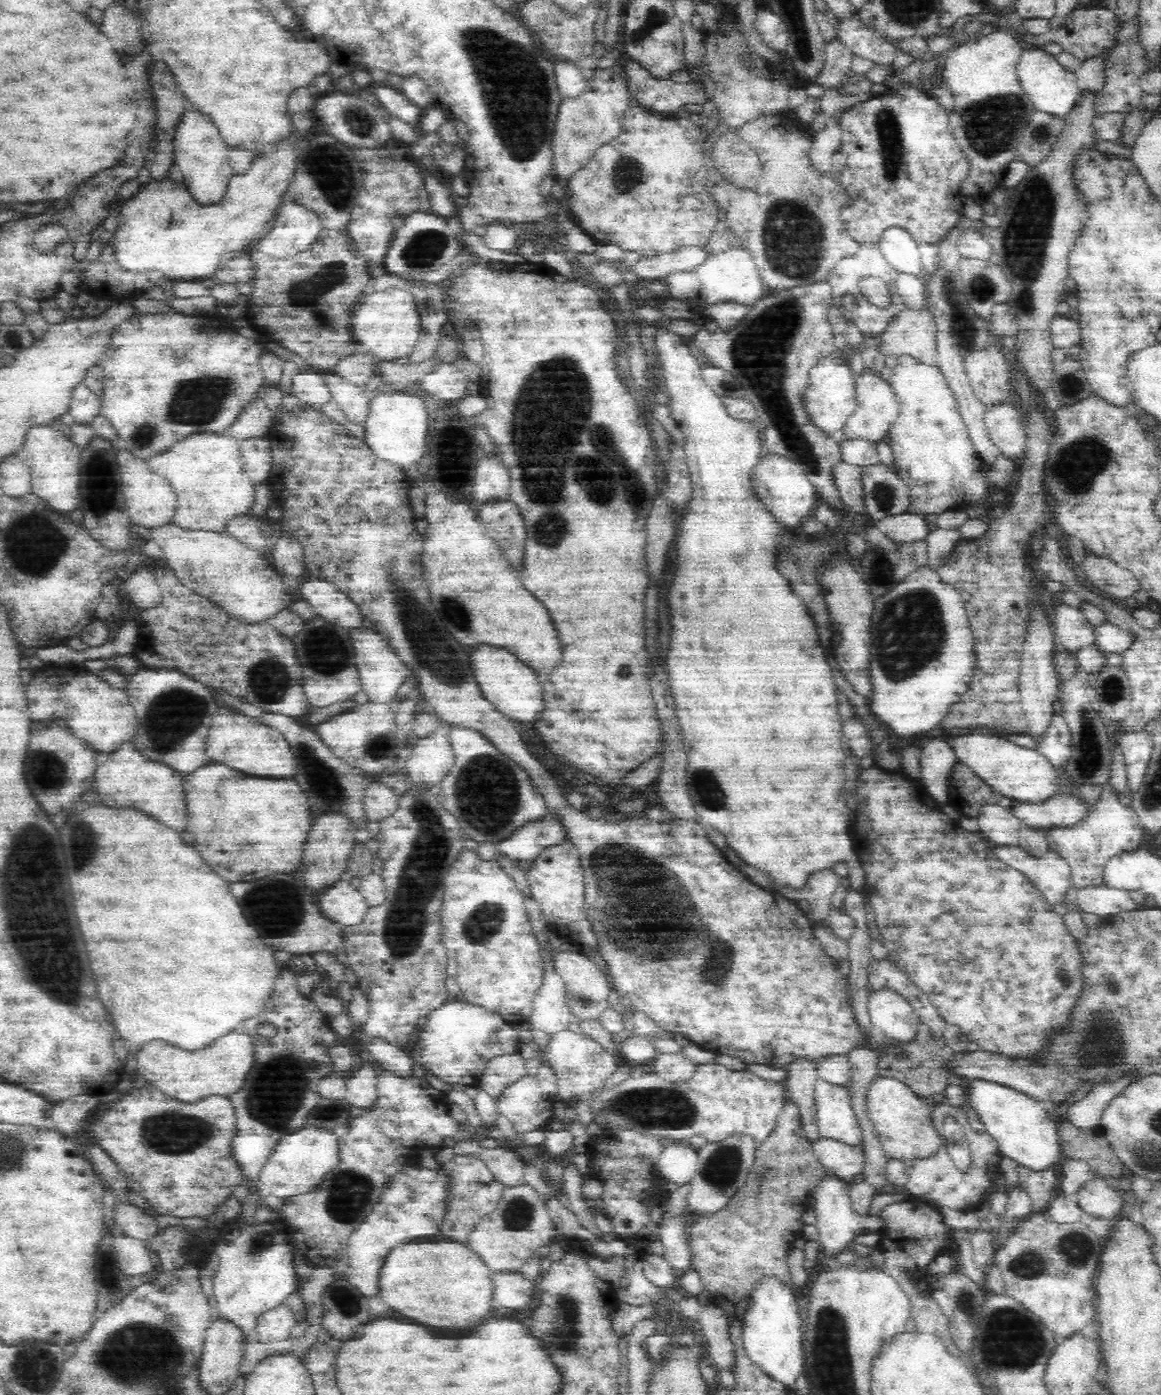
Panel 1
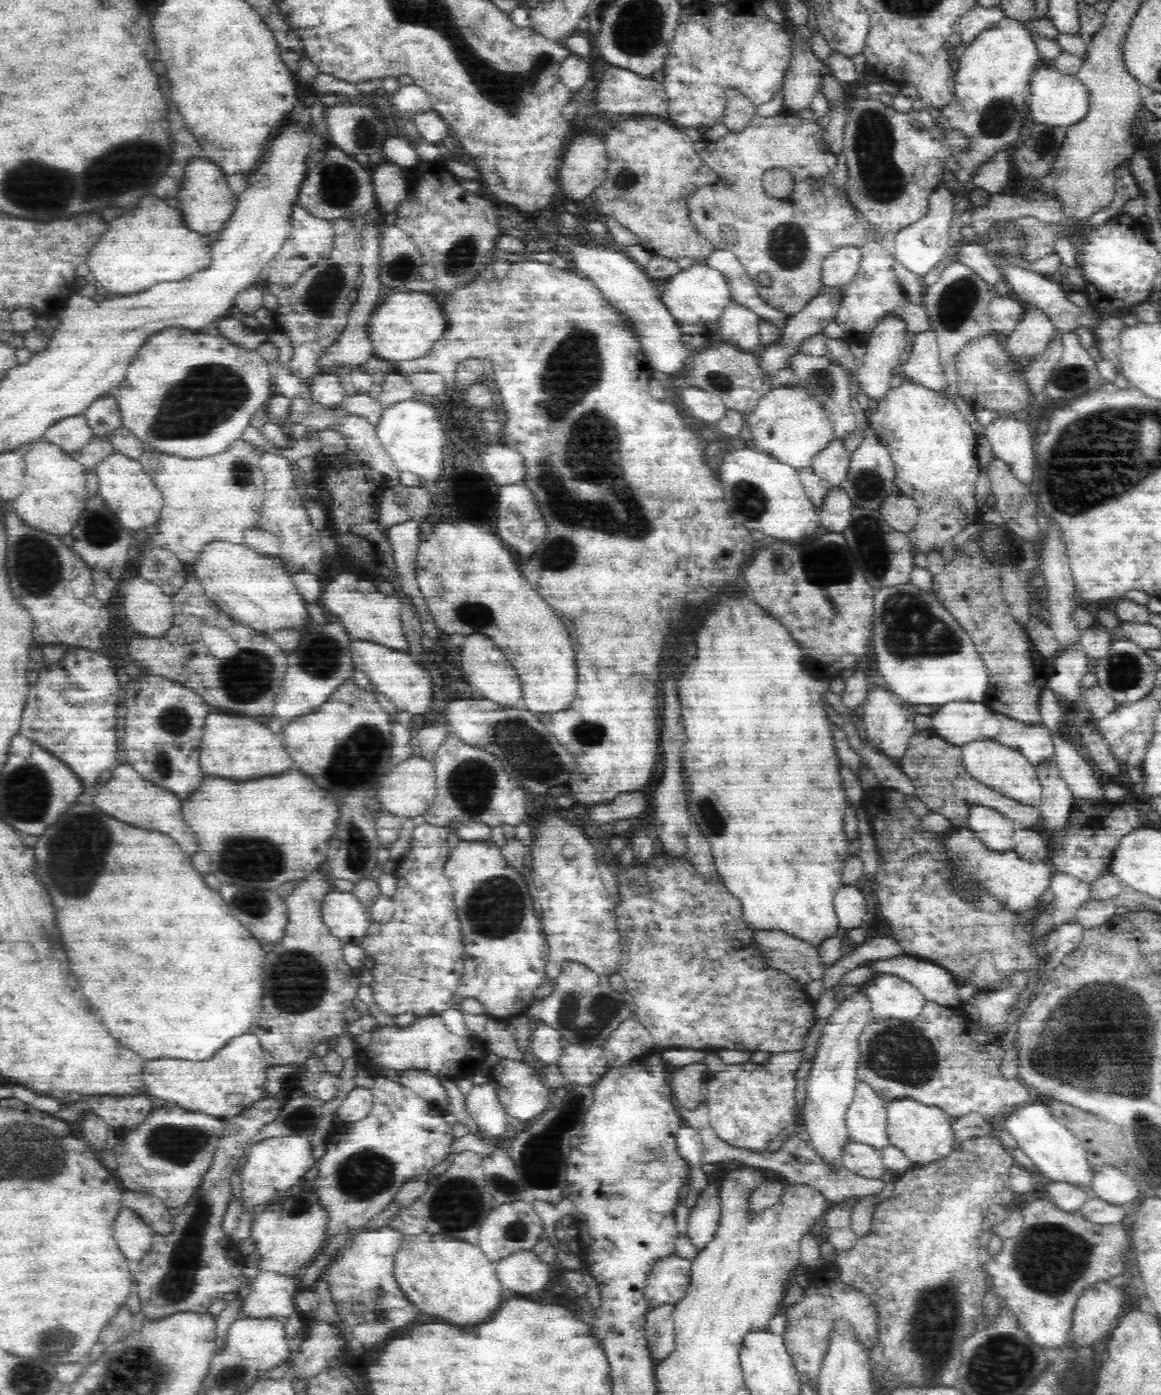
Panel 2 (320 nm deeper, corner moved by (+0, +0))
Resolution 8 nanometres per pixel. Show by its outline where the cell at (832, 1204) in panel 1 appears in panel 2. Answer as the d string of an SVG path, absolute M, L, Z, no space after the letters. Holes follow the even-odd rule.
M862 991L860 996L839 1004L821 1034L817 1053L812 1058L813 1067L806 1083L803 1119L806 1132L812 1141L810 1147L815 1151L822 1165L826 1166L827 1173L834 1178L844 1177L847 1171L844 1167L845 1148L851 1138L845 1125L844 1110L846 1110L846 1102L850 1102L852 1098L857 1081L854 1078L854 1060L855 1055L858 1054L855 1039L860 1028L865 1025L862 1021L864 1010L866 1010L866 999L862 996Z

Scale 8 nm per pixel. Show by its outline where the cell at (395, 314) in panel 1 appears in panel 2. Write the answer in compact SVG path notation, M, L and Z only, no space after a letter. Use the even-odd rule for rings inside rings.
M396 290L382 294L384 300L374 306L367 316L366 333L373 355L398 363L420 358L442 335L445 325L438 303L430 292Z

